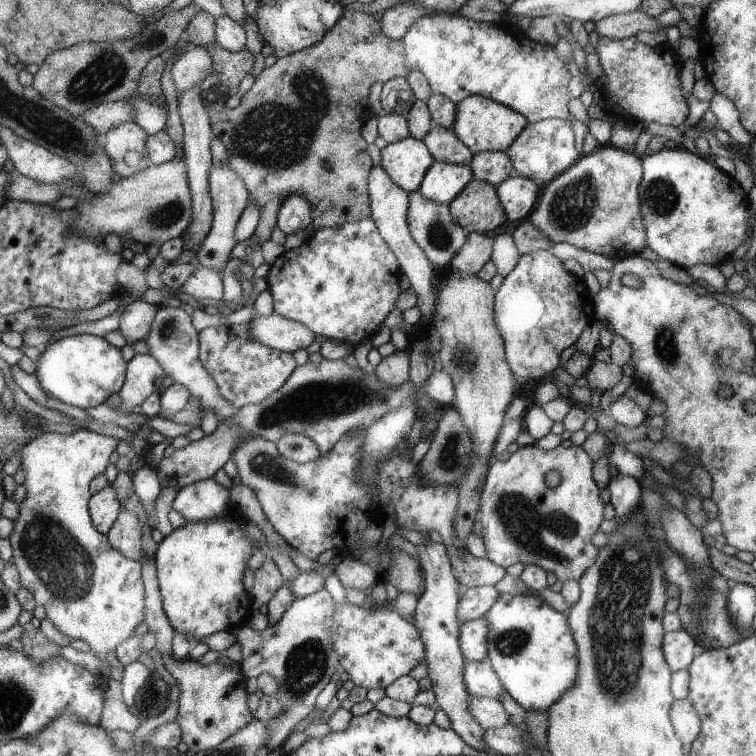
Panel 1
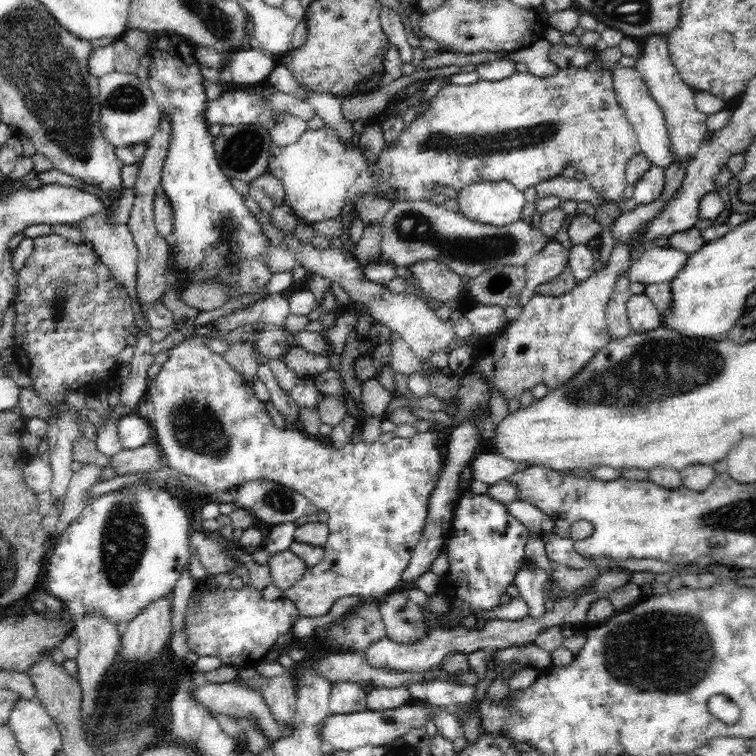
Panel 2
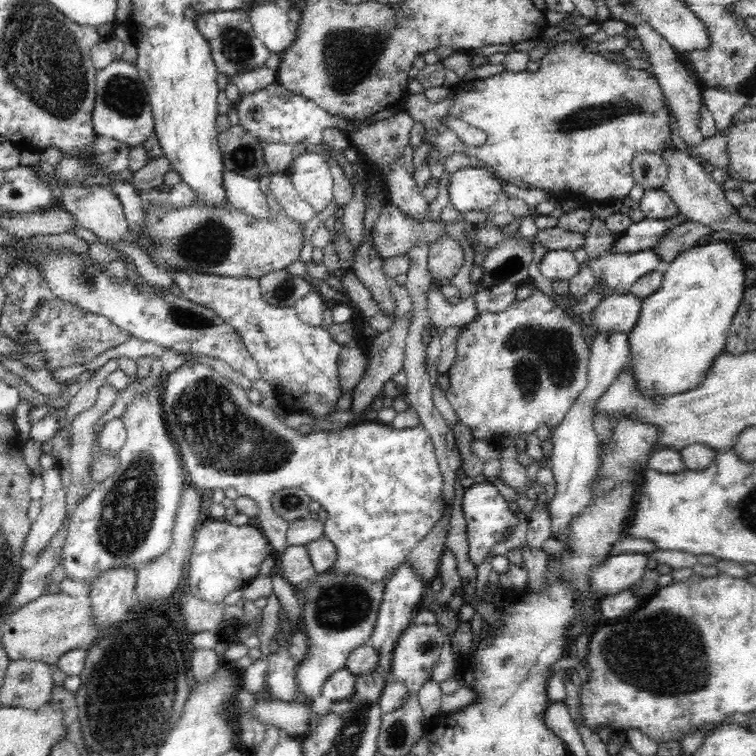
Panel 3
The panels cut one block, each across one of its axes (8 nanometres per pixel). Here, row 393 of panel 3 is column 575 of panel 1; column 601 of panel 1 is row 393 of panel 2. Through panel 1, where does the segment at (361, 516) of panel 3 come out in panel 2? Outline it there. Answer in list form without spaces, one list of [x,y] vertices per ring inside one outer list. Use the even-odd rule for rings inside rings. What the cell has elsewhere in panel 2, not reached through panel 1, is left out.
[[[194,334],[186,337],[185,341],[170,348],[168,350],[168,360],[161,366],[159,373],[154,379],[149,381],[146,397],[151,401],[155,410],[153,424],[156,427],[157,443],[162,448],[163,458],[166,458],[165,465],[167,468],[177,473],[181,479],[195,482],[197,486],[200,486],[201,491],[213,497],[217,493],[224,492],[225,490],[237,490],[238,486],[242,486],[246,482],[258,480],[278,482],[303,494],[312,504],[316,505],[318,512],[324,510],[328,514],[329,519],[327,520],[327,525],[329,526],[329,535],[326,544],[323,546],[324,558],[316,566],[306,568],[304,574],[302,574],[302,578],[298,582],[294,583],[291,588],[282,591],[284,598],[288,598],[291,602],[295,603],[301,616],[314,617],[326,615],[330,610],[330,606],[333,606],[334,602],[345,596],[373,597],[374,600],[380,600],[386,597],[395,588],[399,587],[399,578],[402,576],[402,571],[406,568],[407,562],[411,559],[411,554],[422,536],[426,516],[428,516],[430,494],[432,494],[432,490],[437,486],[438,478],[440,478],[442,472],[443,452],[440,452],[440,449],[443,446],[441,434],[433,429],[430,432],[422,431],[422,434],[416,434],[412,438],[398,438],[396,435],[390,441],[384,442],[384,444],[380,444],[380,442],[366,444],[366,442],[360,440],[356,444],[349,442],[343,447],[334,448],[328,442],[324,442],[324,440],[316,440],[316,438],[304,436],[304,432],[298,428],[278,430],[276,424],[274,424],[274,420],[272,420],[272,416],[270,416],[270,412],[266,410],[266,403],[256,398],[255,392],[252,389],[252,382],[248,381],[243,374],[234,370],[223,359],[223,355],[212,352],[212,349],[207,345],[210,339],[212,338]]]

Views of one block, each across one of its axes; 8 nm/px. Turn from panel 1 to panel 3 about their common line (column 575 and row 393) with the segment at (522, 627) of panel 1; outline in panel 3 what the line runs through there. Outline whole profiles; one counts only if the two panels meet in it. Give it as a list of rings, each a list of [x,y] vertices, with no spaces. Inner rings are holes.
[[[716,240],[704,244],[703,246],[697,245],[686,250],[683,254],[678,256],[678,259],[675,259],[674,262],[664,267],[662,284],[658,287],[658,290],[655,290],[652,294],[642,299],[638,320],[635,322],[634,328],[627,333],[628,342],[630,344],[630,354],[628,366],[626,367],[628,372],[631,373],[632,388],[634,388],[636,392],[641,393],[647,400],[665,400],[666,398],[677,397],[678,394],[695,390],[698,386],[703,384],[702,382],[705,381],[710,366],[713,365],[714,360],[716,360],[716,357],[719,356],[722,350],[725,350],[727,331],[730,330],[734,315],[744,300],[746,266],[748,266],[748,264],[742,261],[742,258],[735,253],[732,246],[722,242],[722,240]]]

